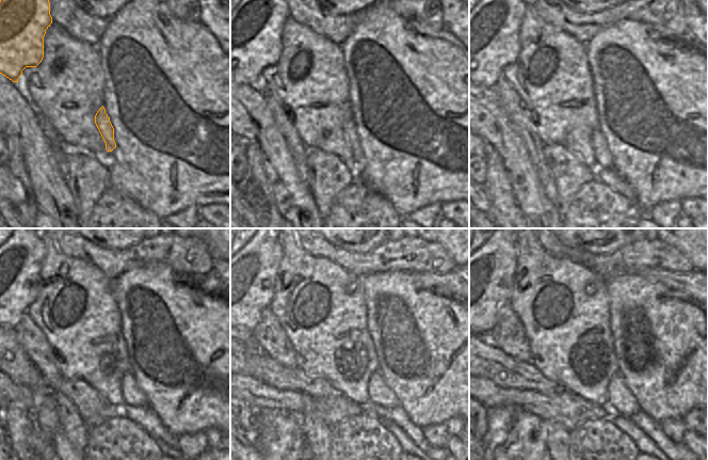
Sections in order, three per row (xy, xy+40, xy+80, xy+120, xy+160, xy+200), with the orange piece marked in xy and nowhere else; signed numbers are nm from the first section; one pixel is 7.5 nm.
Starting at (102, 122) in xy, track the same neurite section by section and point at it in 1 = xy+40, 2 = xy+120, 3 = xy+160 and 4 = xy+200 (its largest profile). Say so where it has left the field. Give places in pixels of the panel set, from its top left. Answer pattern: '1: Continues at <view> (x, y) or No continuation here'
1: Continues at xy+40 (351, 136)
2: Continues at xy+120 (132, 396)
3: Continues at xy+160 (380, 394)
4: Continues at xy+200 (622, 401).

